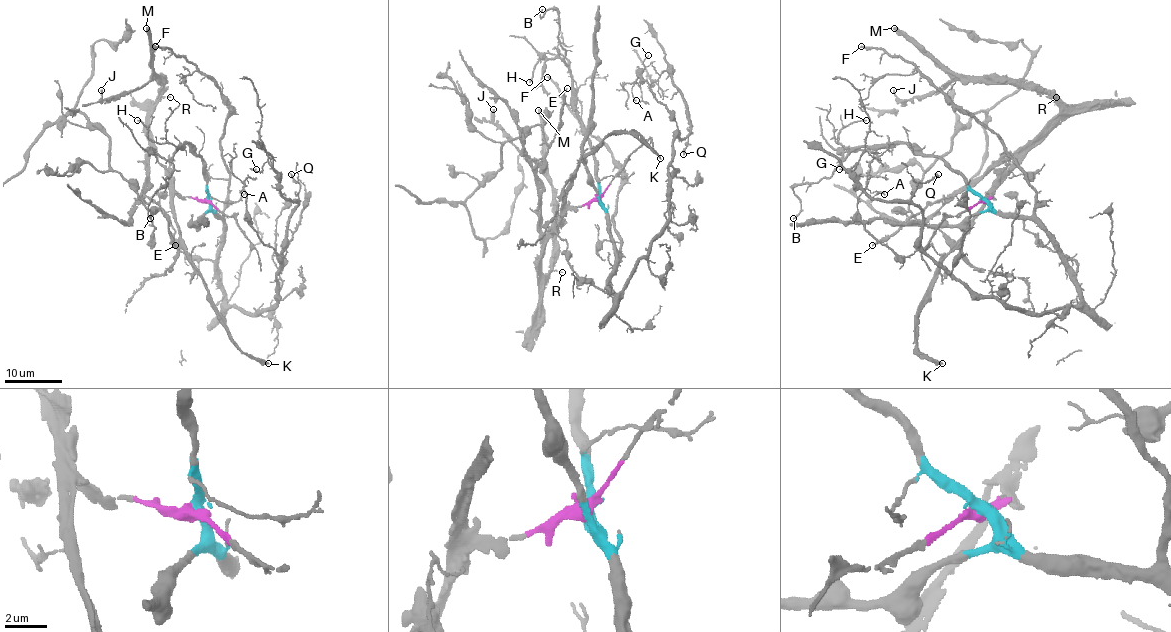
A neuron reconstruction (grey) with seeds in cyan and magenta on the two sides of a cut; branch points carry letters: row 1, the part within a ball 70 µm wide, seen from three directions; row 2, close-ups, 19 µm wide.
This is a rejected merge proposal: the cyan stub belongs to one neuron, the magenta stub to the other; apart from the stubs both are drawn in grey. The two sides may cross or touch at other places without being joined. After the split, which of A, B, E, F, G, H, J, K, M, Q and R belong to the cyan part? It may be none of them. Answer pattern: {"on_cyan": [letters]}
{"on_cyan": ["A", "B", "F", "G", "H", "Q"]}

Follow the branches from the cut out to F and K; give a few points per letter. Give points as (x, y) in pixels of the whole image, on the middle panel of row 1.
F: (599, 199), (619, 252), (622, 243), (613, 219), (622, 165), (583, 125), (547, 76)
K: (599, 199), (580, 206), (567, 204), (566, 193), (571, 187), (571, 173), (609, 134), (633, 132), (660, 158)

